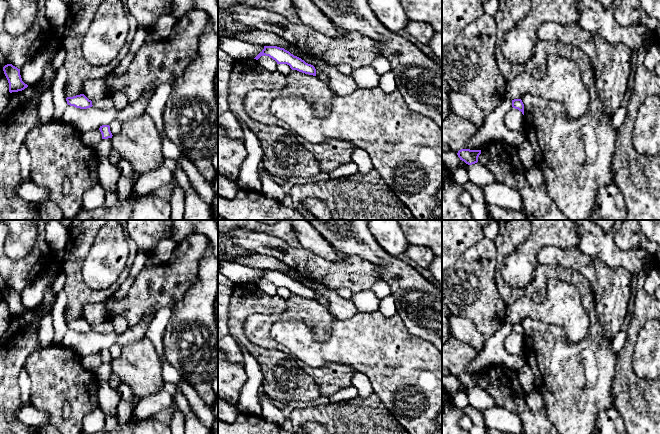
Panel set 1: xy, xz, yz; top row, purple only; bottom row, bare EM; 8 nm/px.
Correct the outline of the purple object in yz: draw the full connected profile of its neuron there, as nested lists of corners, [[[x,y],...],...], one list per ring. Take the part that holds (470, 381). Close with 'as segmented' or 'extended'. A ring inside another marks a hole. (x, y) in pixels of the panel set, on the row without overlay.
[[[461,373],[457,377],[460,384],[464,385],[468,389],[477,387],[480,378],[481,374],[470,374],[470,373]]]; as segmented

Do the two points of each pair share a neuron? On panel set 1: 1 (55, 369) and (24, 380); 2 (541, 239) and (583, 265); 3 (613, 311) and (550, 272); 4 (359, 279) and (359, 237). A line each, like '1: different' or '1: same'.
1: different
2: different
3: different
4: different

